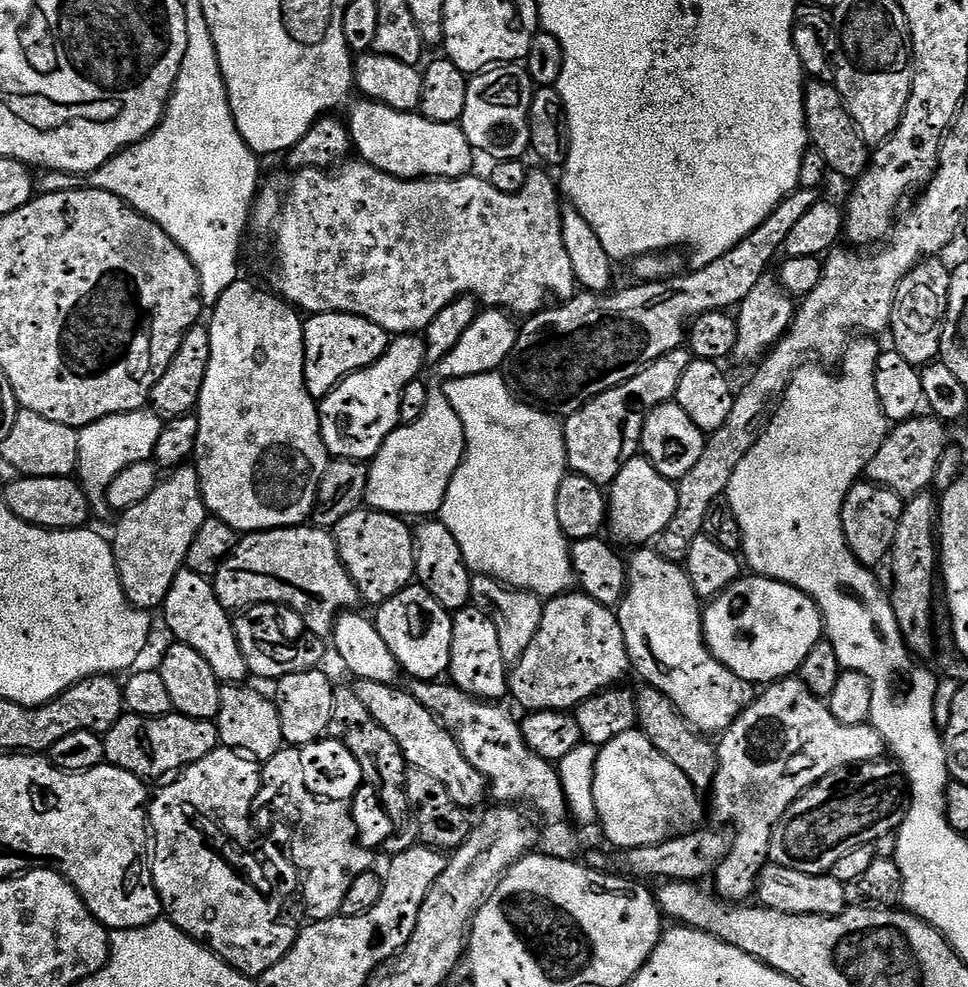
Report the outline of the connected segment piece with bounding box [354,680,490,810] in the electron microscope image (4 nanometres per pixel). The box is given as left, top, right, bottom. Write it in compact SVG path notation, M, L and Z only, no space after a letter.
M356 680L354 691L358 694L358 699L366 705L366 710L374 714L378 726L384 727L392 735L394 742L398 742L409 768L426 770L426 774L438 778L438 782L446 786L446 794L450 794L450 798L454 798L454 802L458 802L462 809L473 810L472 808L483 802L484 796L486 800L490 792L487 778L474 766L470 766L455 735L447 732L436 715L426 710L422 702L415 700L411 691L404 689L403 692L400 686L369 680Z

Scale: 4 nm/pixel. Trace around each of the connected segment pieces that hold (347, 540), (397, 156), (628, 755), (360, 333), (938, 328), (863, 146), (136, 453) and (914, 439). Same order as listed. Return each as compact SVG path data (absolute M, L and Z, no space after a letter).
M367 506L342 518L334 529L340 557L350 578L360 589L363 603L371 606L385 604L394 594L413 583L416 575L416 537L407 519L392 516Z
M367 98L359 102L358 156L364 163L403 180L453 180L473 171L474 149L459 123L430 122L419 111L399 112Z
M643 731L618 734L596 753L594 806L598 806L598 824L619 850L654 846L697 831L704 816L700 796L686 774L663 756Z
M318 312L304 320L304 381L312 399L319 402L336 389L344 377L361 372L384 356L390 334L374 322L345 312Z
M925 258L913 266L910 274L902 280L894 294L894 310L890 325L891 347L906 362L915 368L923 368L939 357L942 330L946 318L946 306L950 298L952 274L949 265L943 264L940 258Z
M812 80L804 90L804 113L811 147L816 148L822 158L826 158L829 173L836 175L837 172L849 182L863 176L868 168L870 146L856 128L854 118L850 118L835 83Z
M151 410L123 412L102 418L93 424L79 429L78 442L78 480L89 497L103 497L108 491L110 482L126 470L126 466L134 466L134 462L152 459L154 446L158 446L158 434L162 434L165 421Z
M921 414L912 420L897 423L888 436L878 446L878 454L870 458L866 480L880 488L889 488L901 498L917 496L920 492L933 487L932 479L940 468L940 459L944 456L944 447L948 444L948 432L945 421L931 414Z

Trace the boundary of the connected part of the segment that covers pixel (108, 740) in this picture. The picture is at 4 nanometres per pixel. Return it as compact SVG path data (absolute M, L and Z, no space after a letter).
M125 714L109 732L103 733L103 738L105 761L145 782L163 781L189 768L194 762L206 758L206 754L220 744L220 732L213 721L195 720L179 714L158 718Z

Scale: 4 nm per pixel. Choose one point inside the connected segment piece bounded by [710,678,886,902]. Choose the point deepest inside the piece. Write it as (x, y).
(783, 743)

